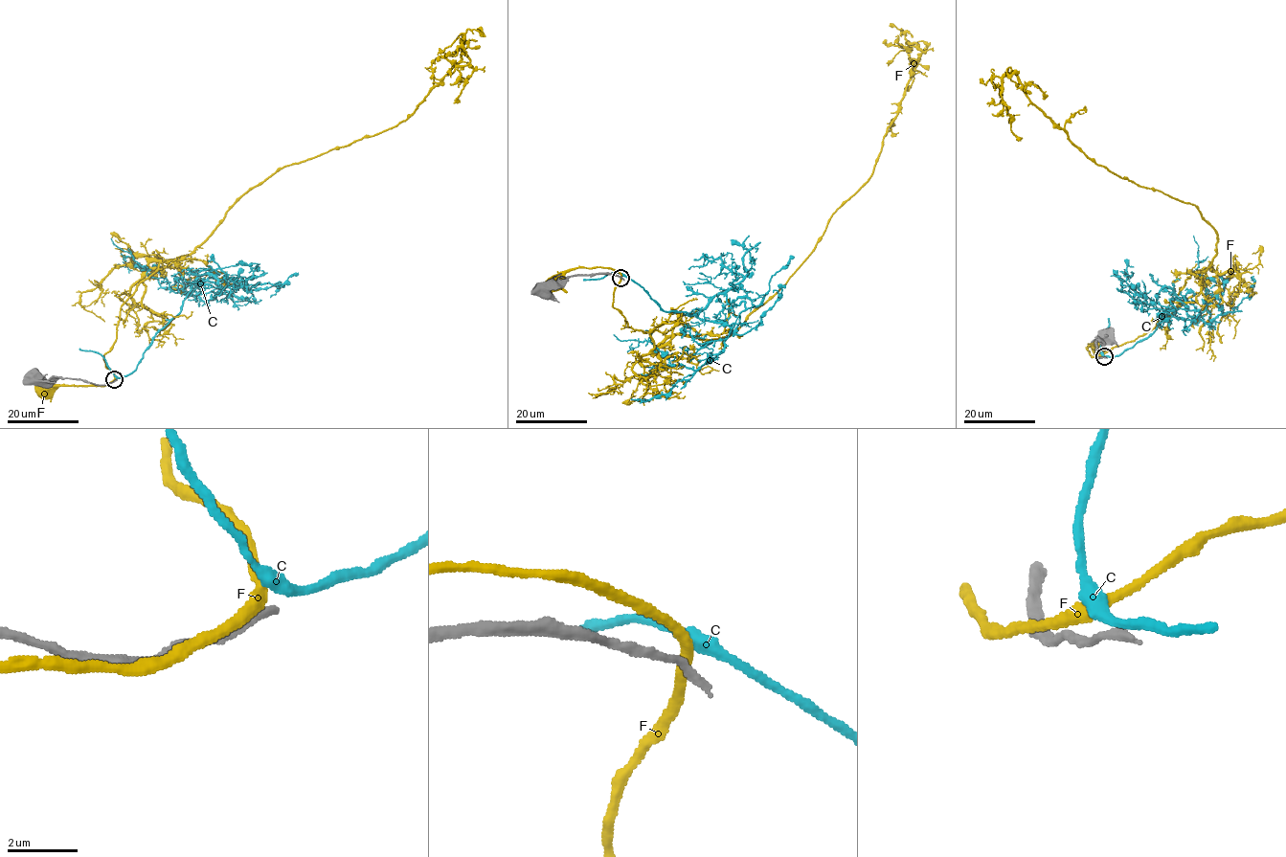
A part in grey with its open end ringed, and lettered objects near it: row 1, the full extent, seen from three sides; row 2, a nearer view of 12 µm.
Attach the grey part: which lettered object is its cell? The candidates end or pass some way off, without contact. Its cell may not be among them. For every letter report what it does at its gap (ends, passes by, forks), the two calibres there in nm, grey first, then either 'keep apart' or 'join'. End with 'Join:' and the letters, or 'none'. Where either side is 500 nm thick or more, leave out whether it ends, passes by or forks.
C: it passes by | 300/380 nm | keep apart
F: it passes by | 300/320 nm | keep apart
Join: none

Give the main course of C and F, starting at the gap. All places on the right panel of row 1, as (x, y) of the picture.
C: (1102, 354), (1116, 357), (1155, 331), (1176, 298), (1210, 325), (1226, 313), (1222, 289), (1198, 272), (1193, 236)
F: (1103, 354), (1092, 356), (1086, 348), (1089, 344), (1097, 348)

